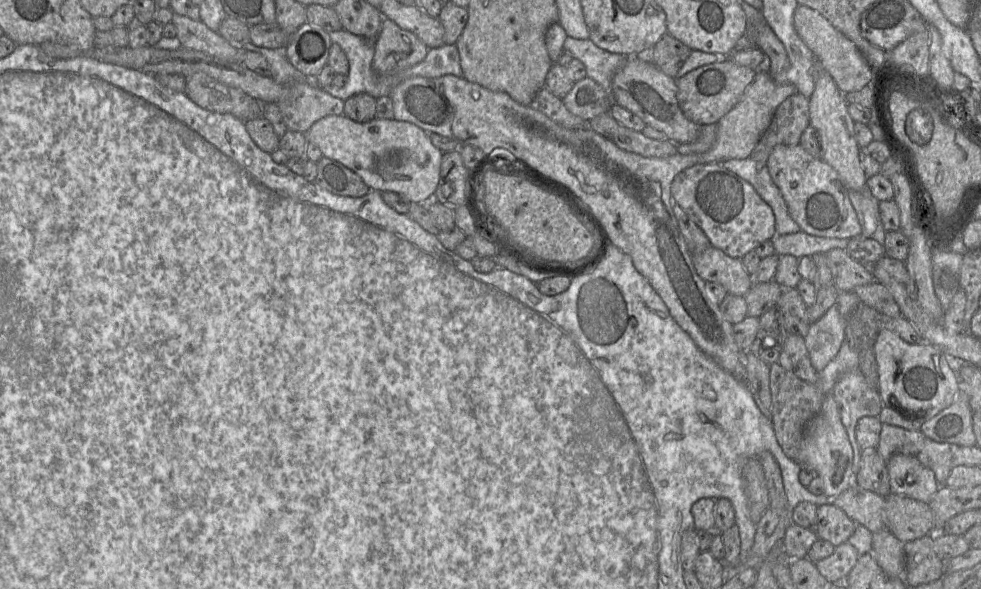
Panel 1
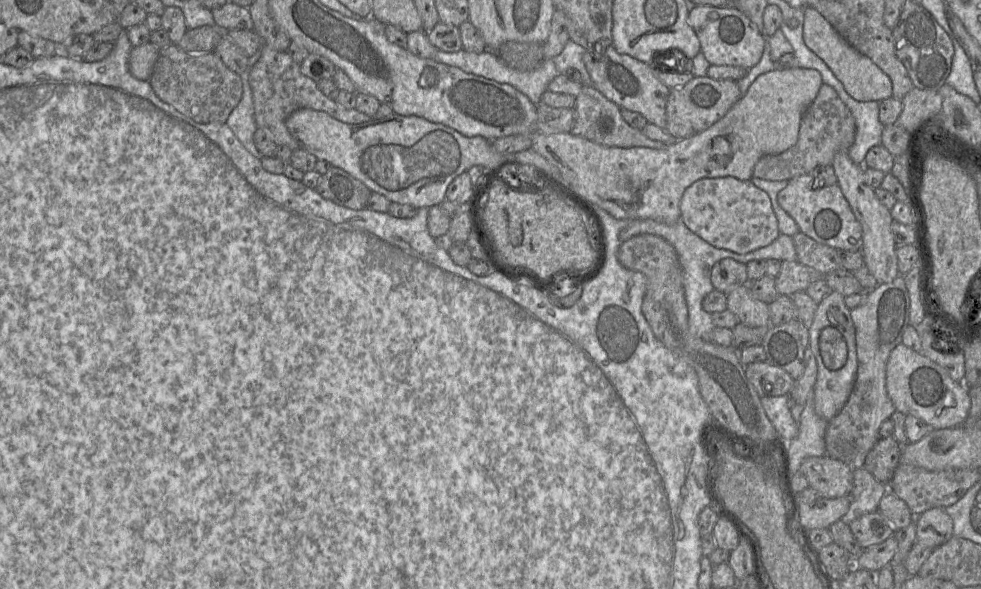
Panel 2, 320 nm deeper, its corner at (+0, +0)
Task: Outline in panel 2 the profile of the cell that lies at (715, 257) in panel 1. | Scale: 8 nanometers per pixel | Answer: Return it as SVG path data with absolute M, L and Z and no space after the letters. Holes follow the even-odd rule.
M750 283L734 288L726 294L727 309L734 313L738 321L750 327L764 327L770 325L769 305L756 299L750 290Z

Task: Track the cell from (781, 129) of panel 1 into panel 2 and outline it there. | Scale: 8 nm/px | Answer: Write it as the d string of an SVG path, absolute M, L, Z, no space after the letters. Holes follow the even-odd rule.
M823 83L801 119L796 144L782 153L761 157L754 167L753 177L769 181L789 181L797 176L812 174L820 165L832 165L836 153L848 151L854 143L855 135L856 124L851 111L837 92Z

